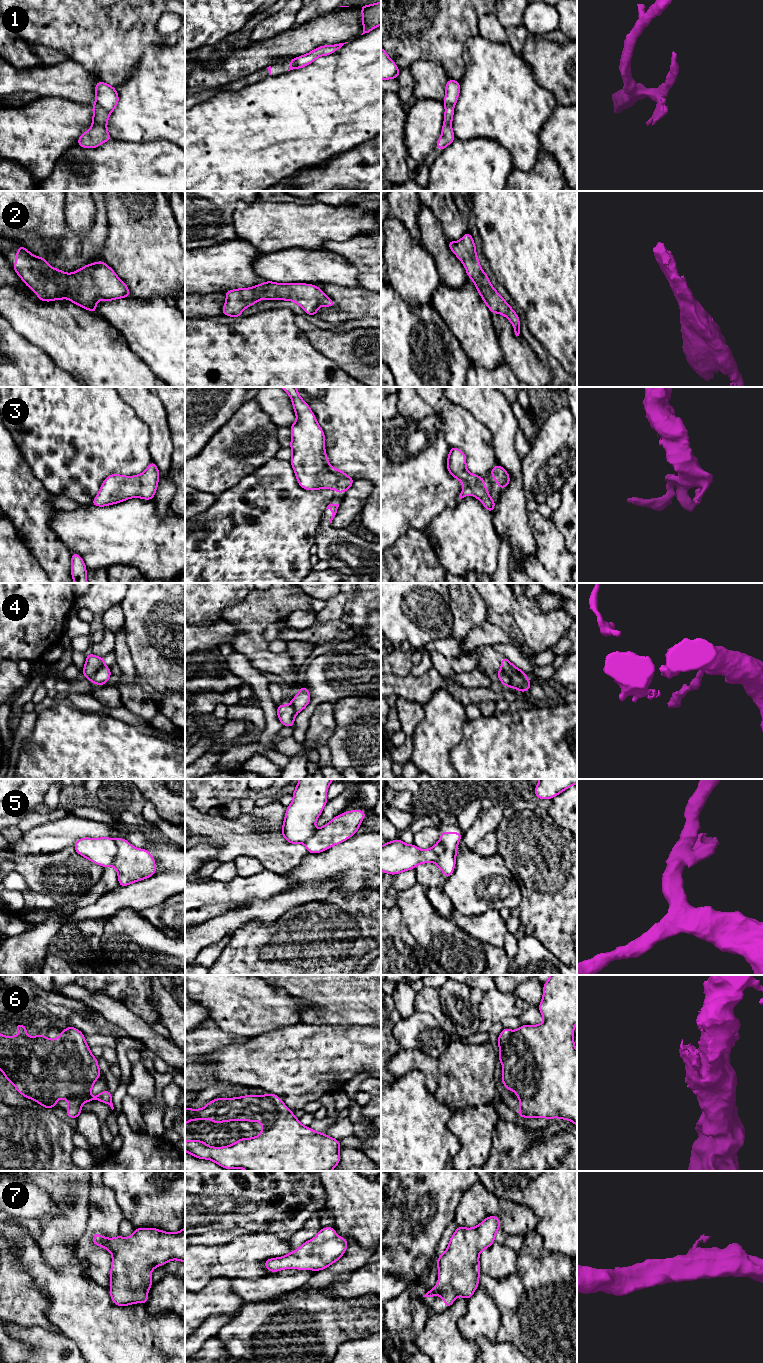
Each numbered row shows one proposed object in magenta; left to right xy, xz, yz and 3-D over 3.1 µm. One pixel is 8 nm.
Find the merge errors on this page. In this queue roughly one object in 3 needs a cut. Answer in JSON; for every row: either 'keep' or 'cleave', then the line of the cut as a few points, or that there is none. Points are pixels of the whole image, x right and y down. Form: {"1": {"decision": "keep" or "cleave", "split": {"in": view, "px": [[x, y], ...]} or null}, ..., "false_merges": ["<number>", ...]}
{"1": {"decision": "cleave", "split": {"in": "xy", "px": [[96, 101], [109, 113]]}}, "2": {"decision": "keep", "split": null}, "3": {"decision": "keep", "split": null}, "4": {"decision": "cleave", "split": {"in": "yz", "px": [[501, 669], [509, 677], [510, 685]]}}, "5": {"decision": "cleave", "split": {"in": "xy", "px": [[114, 839], [117, 845], [117, 853], [111, 864]]}}, "6": {"decision": "keep", "split": null}, "7": {"decision": "keep", "split": null}, "false_merges": ["1", "4", "5"]}

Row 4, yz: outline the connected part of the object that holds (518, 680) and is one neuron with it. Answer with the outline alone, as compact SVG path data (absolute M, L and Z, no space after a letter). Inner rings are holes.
M501 656L501 670L510 677L510 687L523 693L530 689L532 684L527 680L529 676L504 656Z

